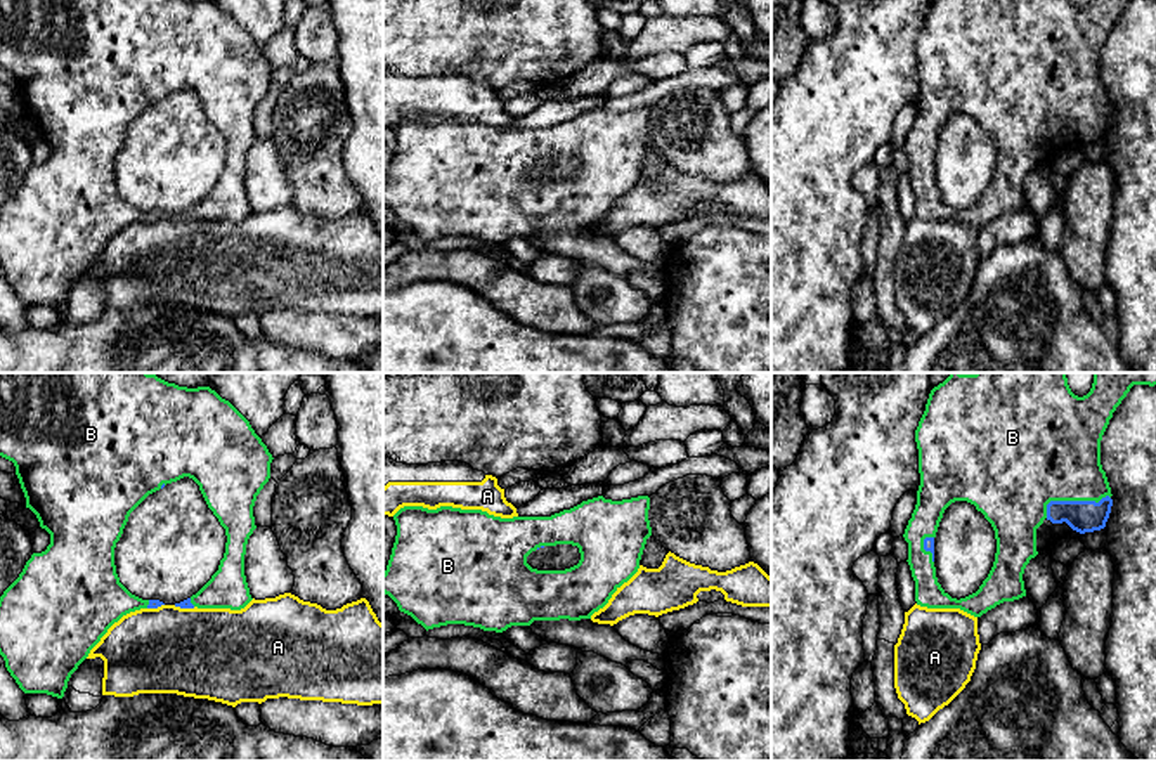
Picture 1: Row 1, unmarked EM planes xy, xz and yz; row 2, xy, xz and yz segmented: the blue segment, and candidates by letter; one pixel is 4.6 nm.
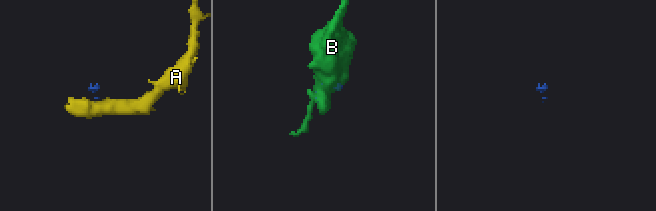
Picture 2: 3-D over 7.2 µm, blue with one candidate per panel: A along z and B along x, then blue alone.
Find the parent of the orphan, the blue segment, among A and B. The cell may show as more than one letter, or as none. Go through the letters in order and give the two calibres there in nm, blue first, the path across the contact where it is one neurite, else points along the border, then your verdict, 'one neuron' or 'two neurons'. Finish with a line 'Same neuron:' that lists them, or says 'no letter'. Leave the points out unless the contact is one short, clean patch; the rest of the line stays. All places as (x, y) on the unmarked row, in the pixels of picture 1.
A: 50/420 nm | two neurons
B: 140/440 nm | one neuron
Same neuron: B

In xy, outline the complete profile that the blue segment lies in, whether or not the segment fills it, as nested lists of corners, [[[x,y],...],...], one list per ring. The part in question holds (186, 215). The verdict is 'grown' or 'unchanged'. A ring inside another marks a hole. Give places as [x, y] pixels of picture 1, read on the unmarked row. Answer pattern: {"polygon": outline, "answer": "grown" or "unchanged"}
{"polygon": [[[0,0],[0,68],[12,73],[21,101],[40,139],[50,146],[50,156],[42,165],[33,165],[26,173],[19,189],[0,208],[0,267],[5,279],[24,305],[47,305],[57,310],[64,309],[68,293],[78,277],[88,269],[90,262],[101,253],[107,241],[123,227],[140,220],[158,220],[165,217],[159,211],[142,211],[132,206],[116,185],[114,159],[120,153],[130,125],[153,104],[163,101],[166,95],[177,94],[184,88],[192,90],[213,127],[225,140],[227,154],[225,165],[220,172],[218,182],[211,191],[191,210],[175,215],[180,220],[231,220],[241,222],[253,210],[244,187],[246,156],[255,137],[253,118],[257,107],[270,90],[272,66],[262,50],[255,45],[250,33],[225,10],[211,0]]], "answer": "grown"}

